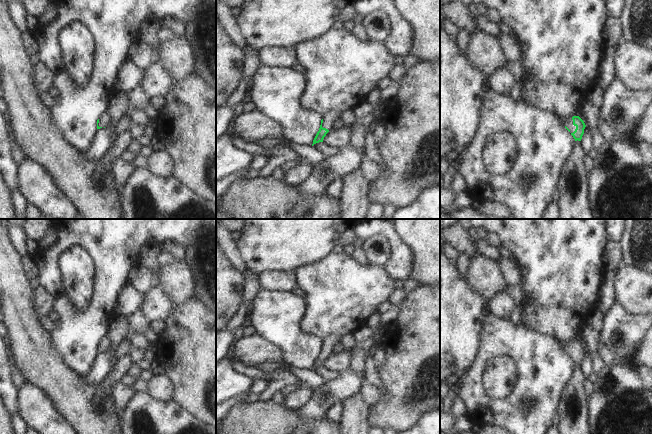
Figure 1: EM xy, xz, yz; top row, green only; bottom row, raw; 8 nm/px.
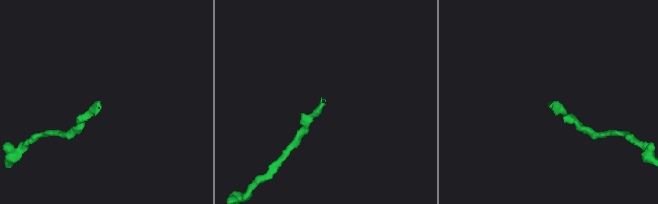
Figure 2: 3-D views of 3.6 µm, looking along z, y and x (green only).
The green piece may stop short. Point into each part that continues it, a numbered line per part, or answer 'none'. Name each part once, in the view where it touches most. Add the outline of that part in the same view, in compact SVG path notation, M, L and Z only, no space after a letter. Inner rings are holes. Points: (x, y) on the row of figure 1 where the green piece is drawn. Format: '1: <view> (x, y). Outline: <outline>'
1: yz (568, 122). Outline: M567 117L567 118L559 118L559 121L561 123L561 125L566 126L571 133L573 133L576 129L576 126L573 125L573 120L572 117Z

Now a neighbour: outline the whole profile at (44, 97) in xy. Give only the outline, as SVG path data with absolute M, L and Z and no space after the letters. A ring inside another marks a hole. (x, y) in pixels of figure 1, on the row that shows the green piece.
M38 92L38 98L48 108L53 106L54 98L48 92Z

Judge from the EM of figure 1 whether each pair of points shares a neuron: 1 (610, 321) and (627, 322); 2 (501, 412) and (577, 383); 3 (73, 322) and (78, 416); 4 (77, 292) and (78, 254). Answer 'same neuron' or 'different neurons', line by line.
1: same neuron
2: different neurons
3: different neurons
4: same neuron

